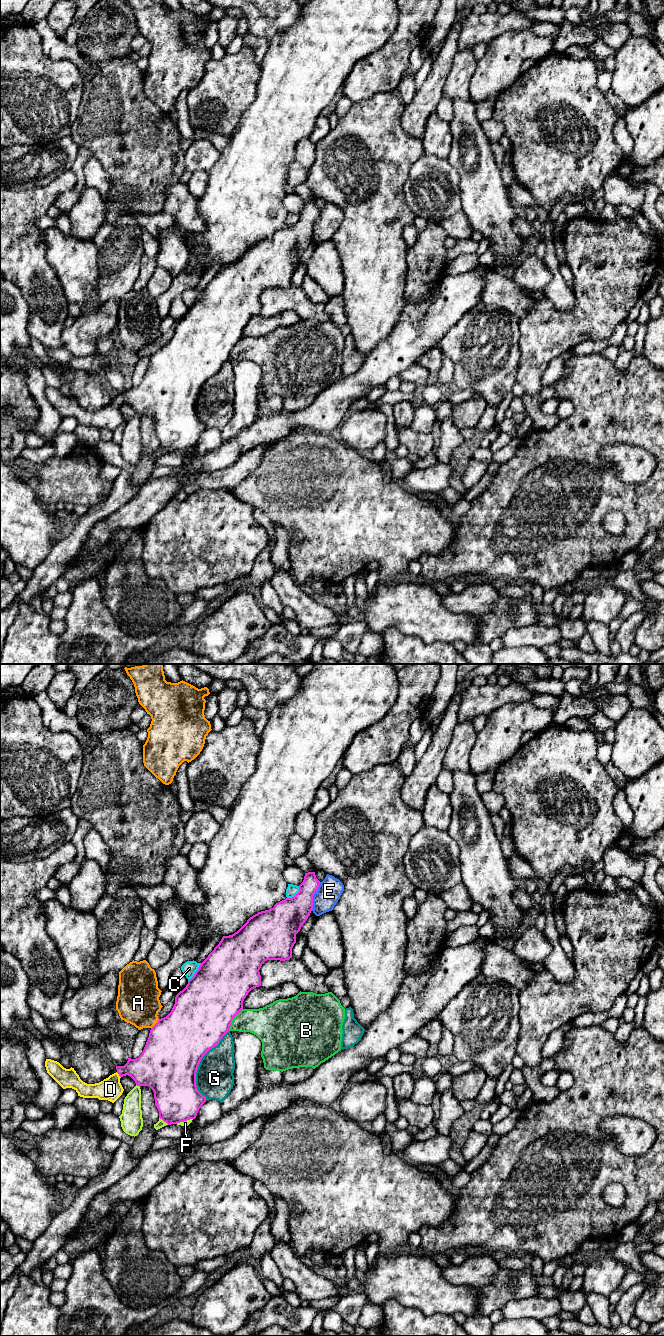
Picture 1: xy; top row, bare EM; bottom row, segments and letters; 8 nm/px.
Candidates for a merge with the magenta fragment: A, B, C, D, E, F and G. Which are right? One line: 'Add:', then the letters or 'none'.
Add: D

